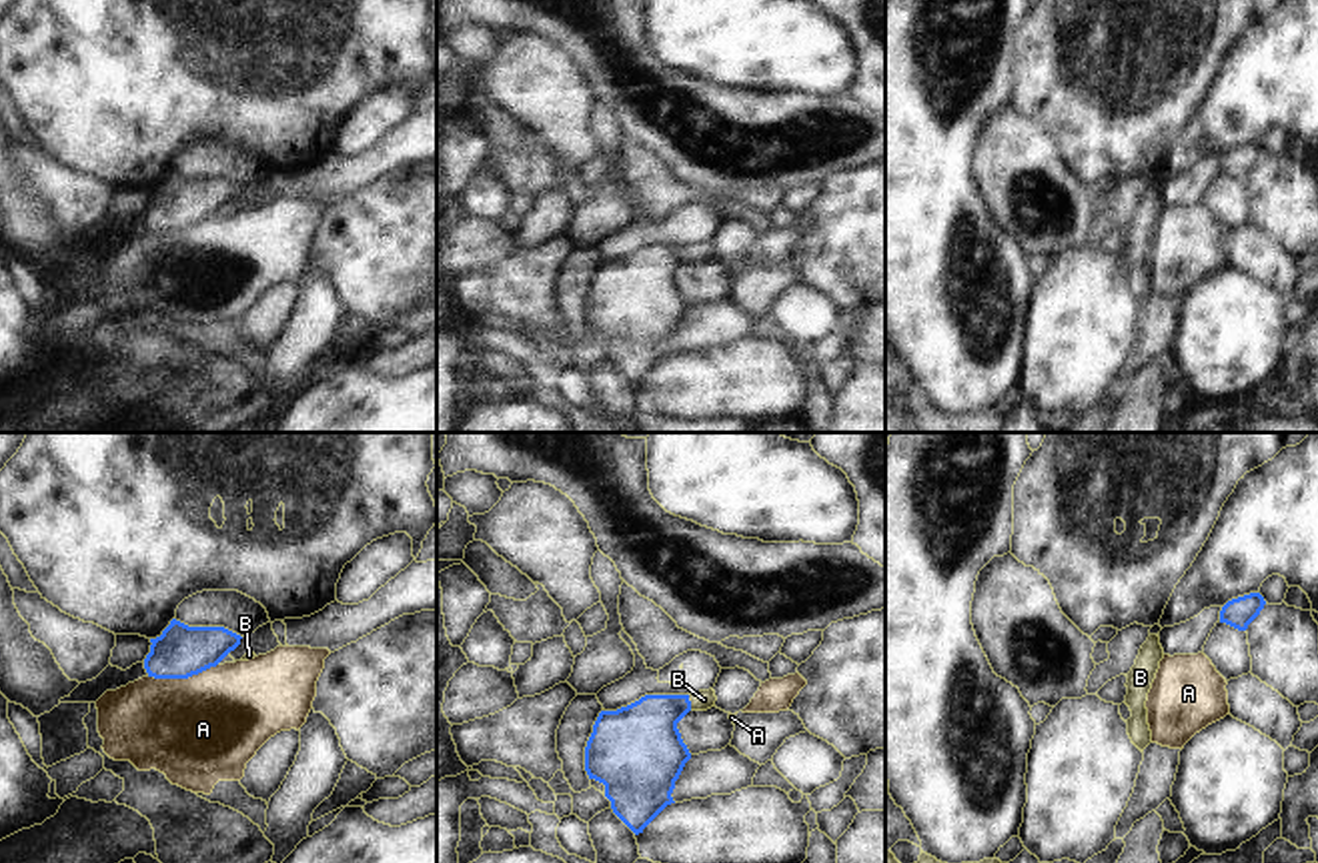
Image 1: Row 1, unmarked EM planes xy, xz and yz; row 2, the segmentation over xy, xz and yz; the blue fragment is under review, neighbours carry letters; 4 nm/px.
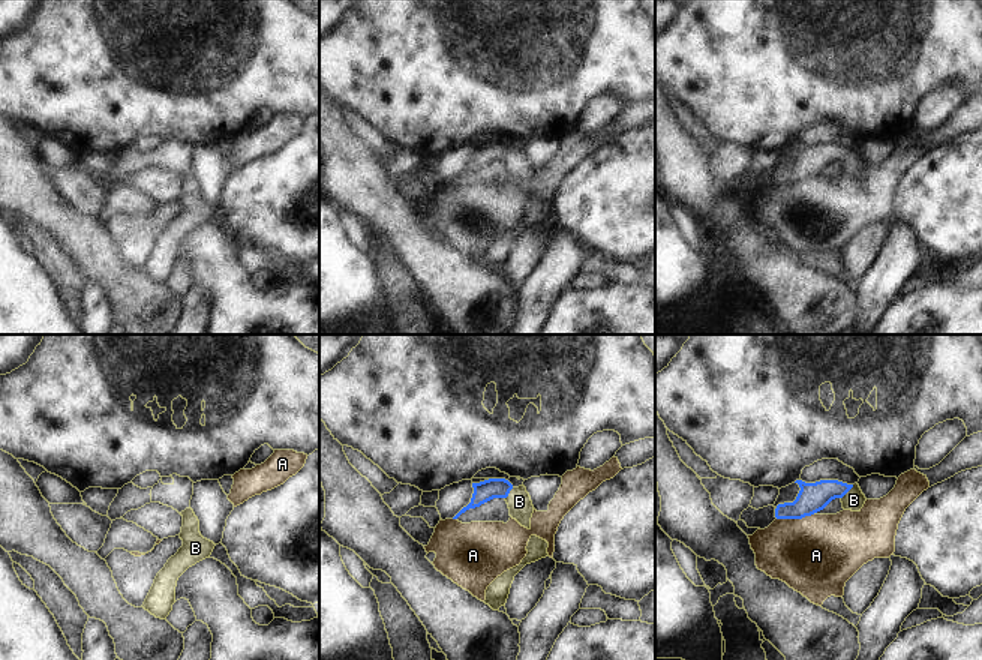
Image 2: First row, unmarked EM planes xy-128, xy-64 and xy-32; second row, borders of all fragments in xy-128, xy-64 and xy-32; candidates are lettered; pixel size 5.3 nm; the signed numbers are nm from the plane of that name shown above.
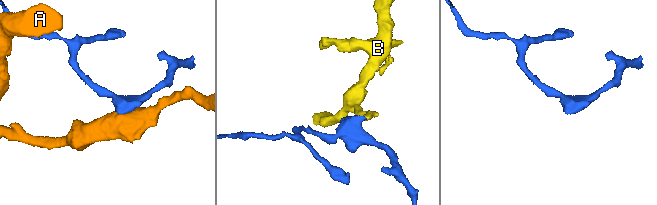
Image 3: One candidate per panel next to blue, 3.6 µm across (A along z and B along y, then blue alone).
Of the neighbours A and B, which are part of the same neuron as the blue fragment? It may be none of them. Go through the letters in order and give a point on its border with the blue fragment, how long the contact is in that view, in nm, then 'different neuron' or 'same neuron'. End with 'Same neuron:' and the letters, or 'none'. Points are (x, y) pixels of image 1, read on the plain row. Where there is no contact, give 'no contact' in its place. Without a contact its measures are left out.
A: meets blue in xy at (181, 229); contact 300 nm long; different neuron
B: meets blue in xz at (690, 255); contact 70 nm long; same neuron
Same neuron: B

